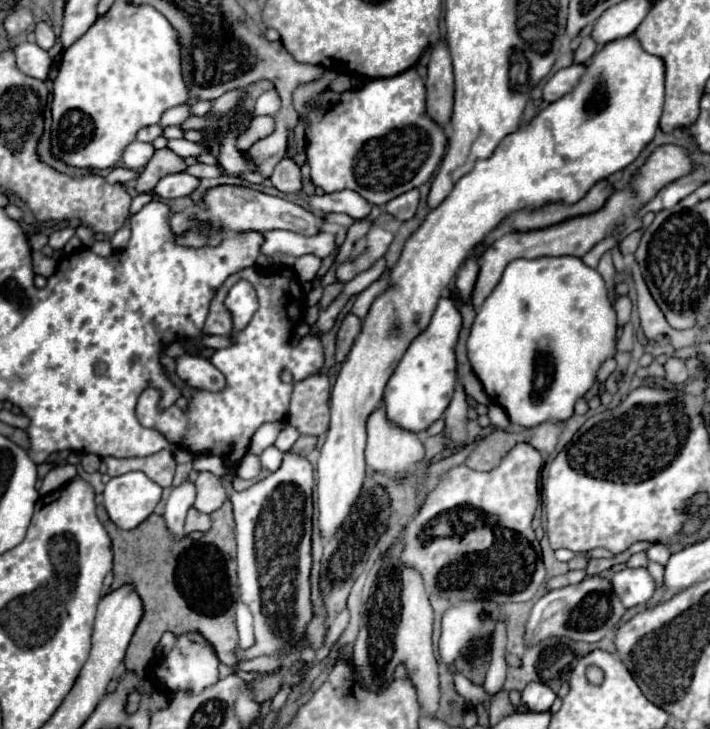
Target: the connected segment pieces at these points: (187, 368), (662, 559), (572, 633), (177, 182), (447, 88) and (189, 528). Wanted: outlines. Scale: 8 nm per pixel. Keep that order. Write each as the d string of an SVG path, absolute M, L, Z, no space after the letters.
M181 356L177 358L177 374L189 386L207 392L221 392L225 388L225 376L205 358Z
M655 544L655 546L651 546L651 548L647 550L647 556L649 556L649 560L665 566L667 560L669 560L669 556L671 556L671 552L669 552L669 548L663 546L663 544Z
M587 576L579 584L551 590L541 596L525 622L525 644L535 646L547 638L571 638L581 642L599 642L607 632L617 628L625 606L613 594L611 580L601 576Z
M181 172L161 178L155 186L155 194L159 198L179 198L179 196L189 196L197 186L199 186L199 178Z
M435 44L429 60L429 76L425 82L427 88L427 114L429 118L445 128L451 120L451 96L455 92L451 80L451 56L445 44Z
M191 508L189 514L187 514L187 520L185 520L185 534L191 534L193 530L201 530L201 532L207 532L211 528L211 520L207 514Z

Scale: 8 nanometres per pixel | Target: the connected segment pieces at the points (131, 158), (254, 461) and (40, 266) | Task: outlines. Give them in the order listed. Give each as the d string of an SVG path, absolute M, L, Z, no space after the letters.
M135 140L135 142L131 142L131 144L125 148L125 152L123 152L123 164L125 164L127 168L131 168L131 170L143 168L143 166L151 160L153 152L155 152L153 144L149 144L149 142L137 142L137 140Z
M247 452L247 454L243 456L243 460L241 460L239 468L237 468L237 476L241 476L241 478L255 478L259 472L261 472L259 456L255 456L255 454Z
M33 250L31 252L31 258L33 258L33 272L35 274L41 274L45 278L49 278L55 272L55 268L57 268L57 262L53 258L47 258L39 250Z

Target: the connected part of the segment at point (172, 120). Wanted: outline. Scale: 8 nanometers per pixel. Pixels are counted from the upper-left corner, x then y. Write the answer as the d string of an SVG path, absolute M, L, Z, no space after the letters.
M179 104L175 108L169 108L163 118L161 118L161 126L179 126L183 124L187 118L191 116L191 106L189 104Z

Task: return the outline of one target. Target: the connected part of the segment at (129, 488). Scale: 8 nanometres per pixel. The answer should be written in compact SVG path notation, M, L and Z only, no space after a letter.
M127 472L115 476L105 484L103 506L109 518L123 530L139 526L153 514L161 500L161 488L143 472Z

